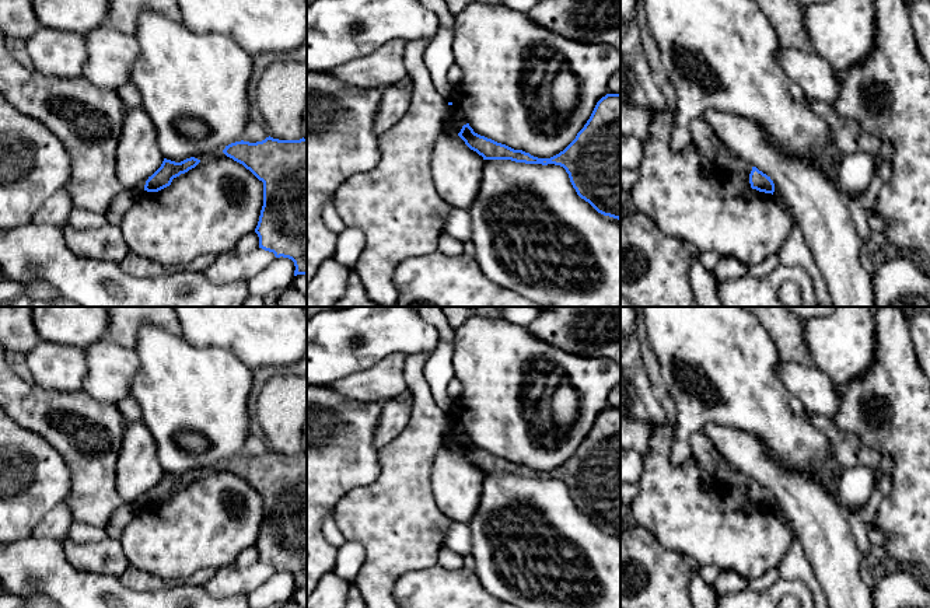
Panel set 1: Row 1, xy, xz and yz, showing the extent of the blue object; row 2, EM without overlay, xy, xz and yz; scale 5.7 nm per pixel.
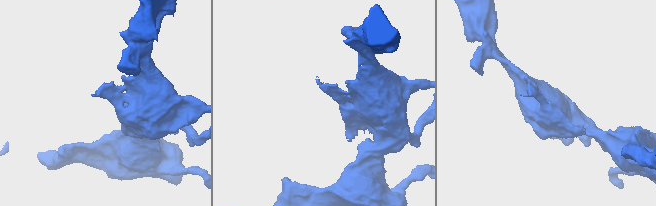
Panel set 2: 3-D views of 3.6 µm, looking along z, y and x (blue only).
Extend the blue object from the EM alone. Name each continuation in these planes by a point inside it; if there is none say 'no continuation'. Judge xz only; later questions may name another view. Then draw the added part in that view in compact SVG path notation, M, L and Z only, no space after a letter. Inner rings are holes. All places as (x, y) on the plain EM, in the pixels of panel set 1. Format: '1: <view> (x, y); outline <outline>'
1: xz (454, 432); outline M447 419L447 427L445 427L445 440L451 443L455 448L458 448L464 438L468 436L464 431L462 424L452 419Z

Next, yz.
1: yz (701, 447); outline M696 430L689 437L690 455L707 471L717 486L745 488L749 493L752 479L733 469L727 460L719 452L707 434Z

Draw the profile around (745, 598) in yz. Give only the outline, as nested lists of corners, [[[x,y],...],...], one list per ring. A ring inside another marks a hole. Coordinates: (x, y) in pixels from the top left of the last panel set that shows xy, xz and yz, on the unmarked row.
[[[783,579],[763,591],[752,591],[745,586],[738,593],[717,595],[716,605],[717,608],[779,608],[779,601],[789,594],[798,598],[801,608],[815,608],[805,583]]]

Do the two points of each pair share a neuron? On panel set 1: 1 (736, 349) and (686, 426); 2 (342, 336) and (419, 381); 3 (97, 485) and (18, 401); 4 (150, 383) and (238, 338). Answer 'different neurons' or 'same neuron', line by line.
1: same neuron
2: different neurons
3: same neuron
4: different neurons

